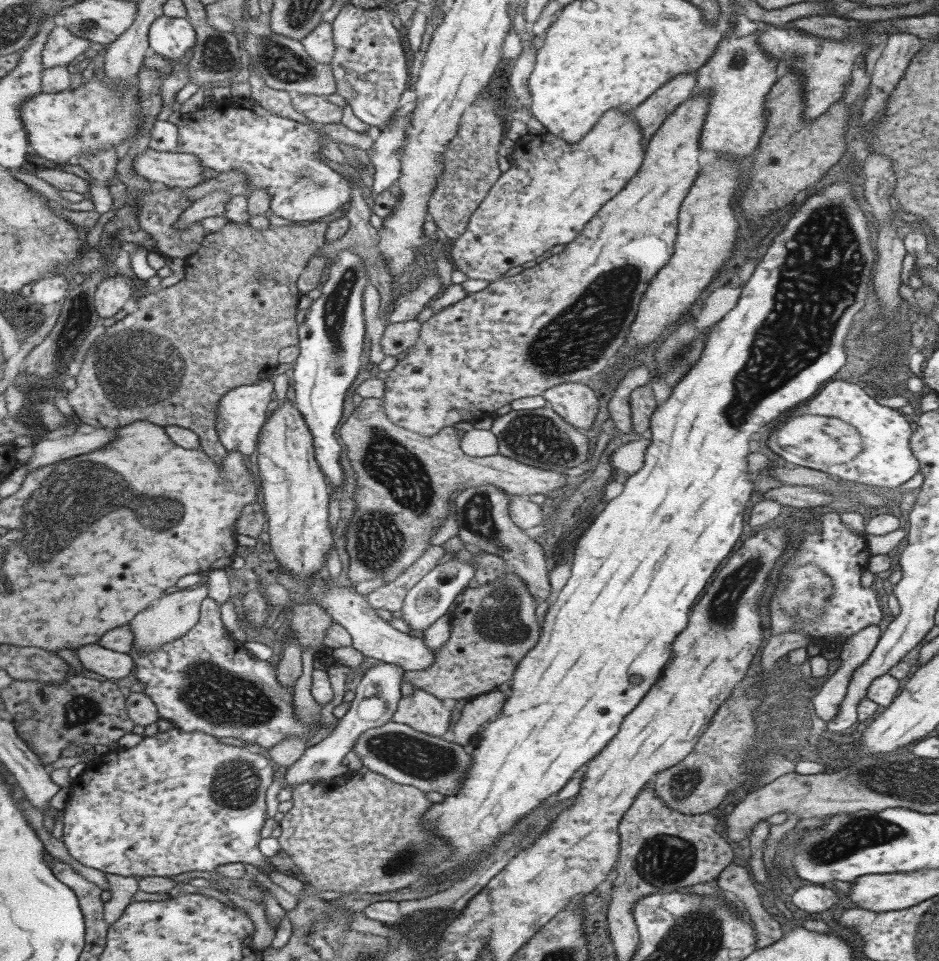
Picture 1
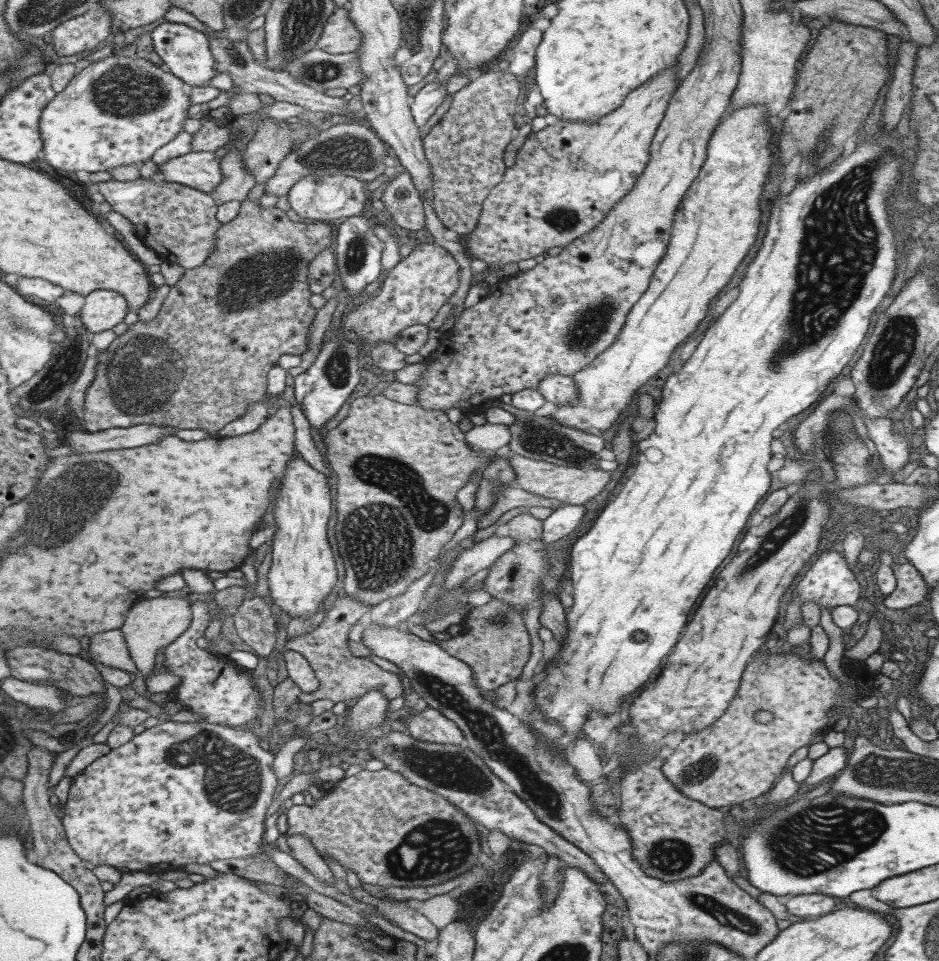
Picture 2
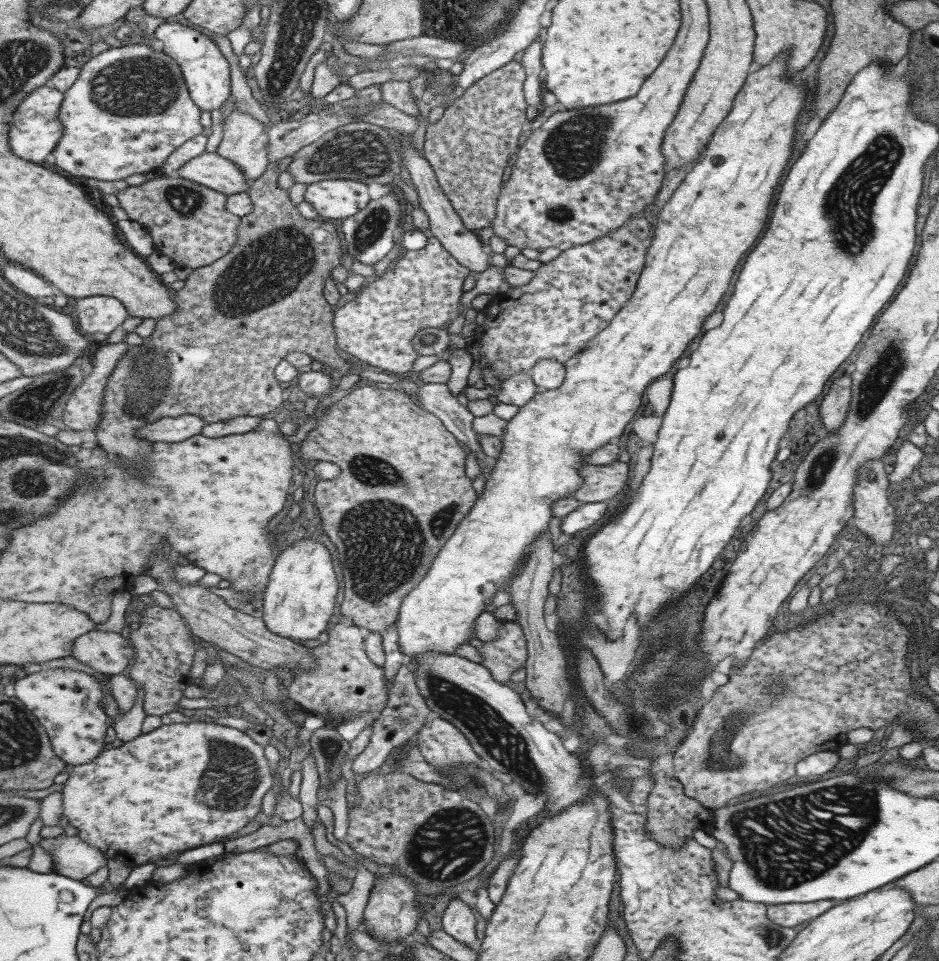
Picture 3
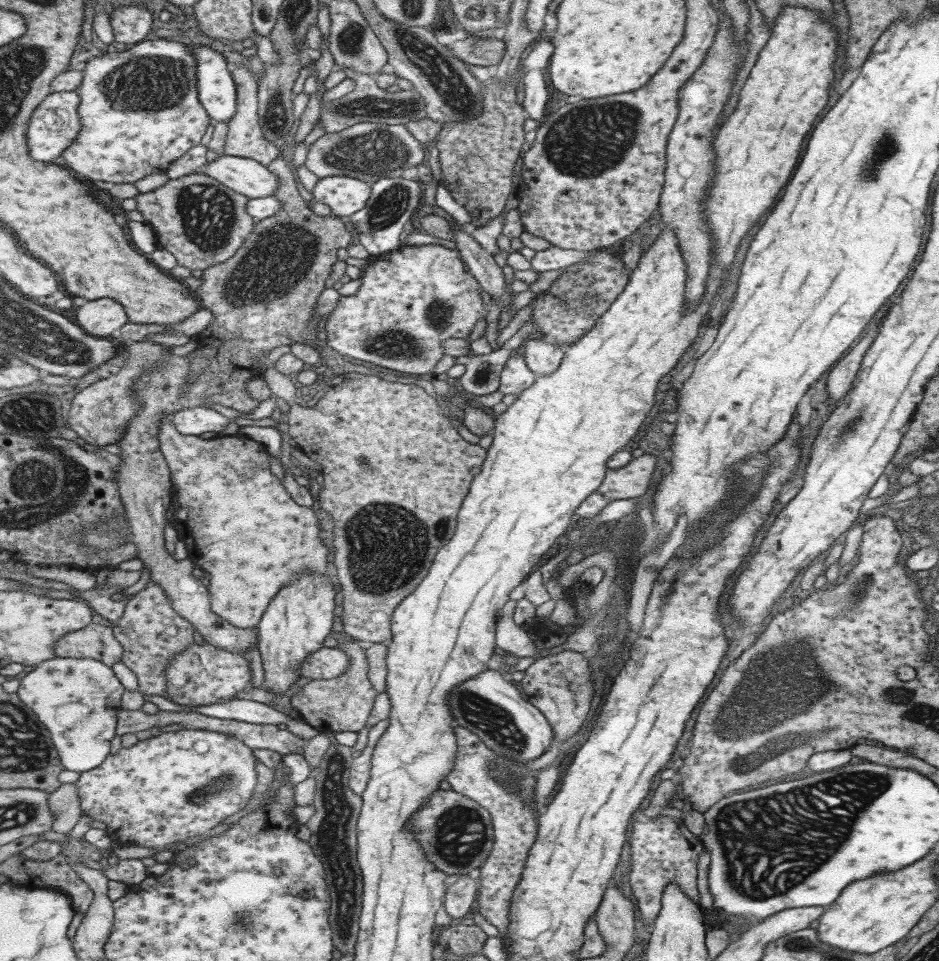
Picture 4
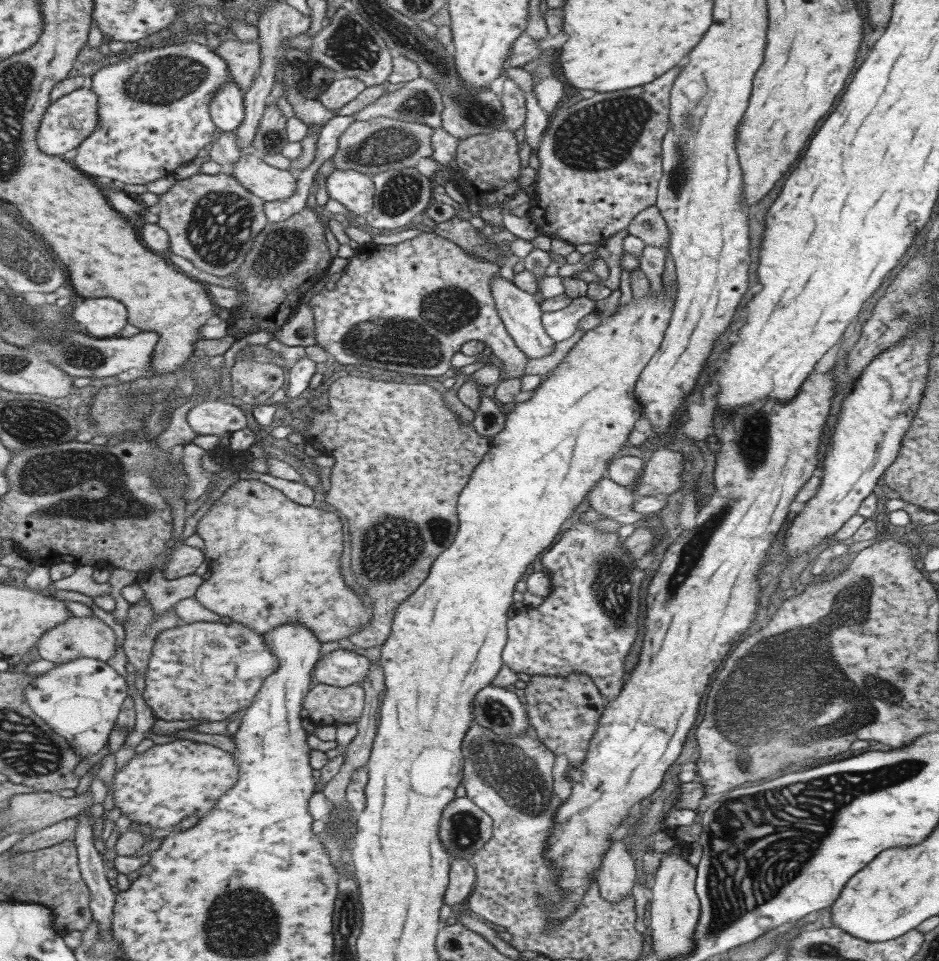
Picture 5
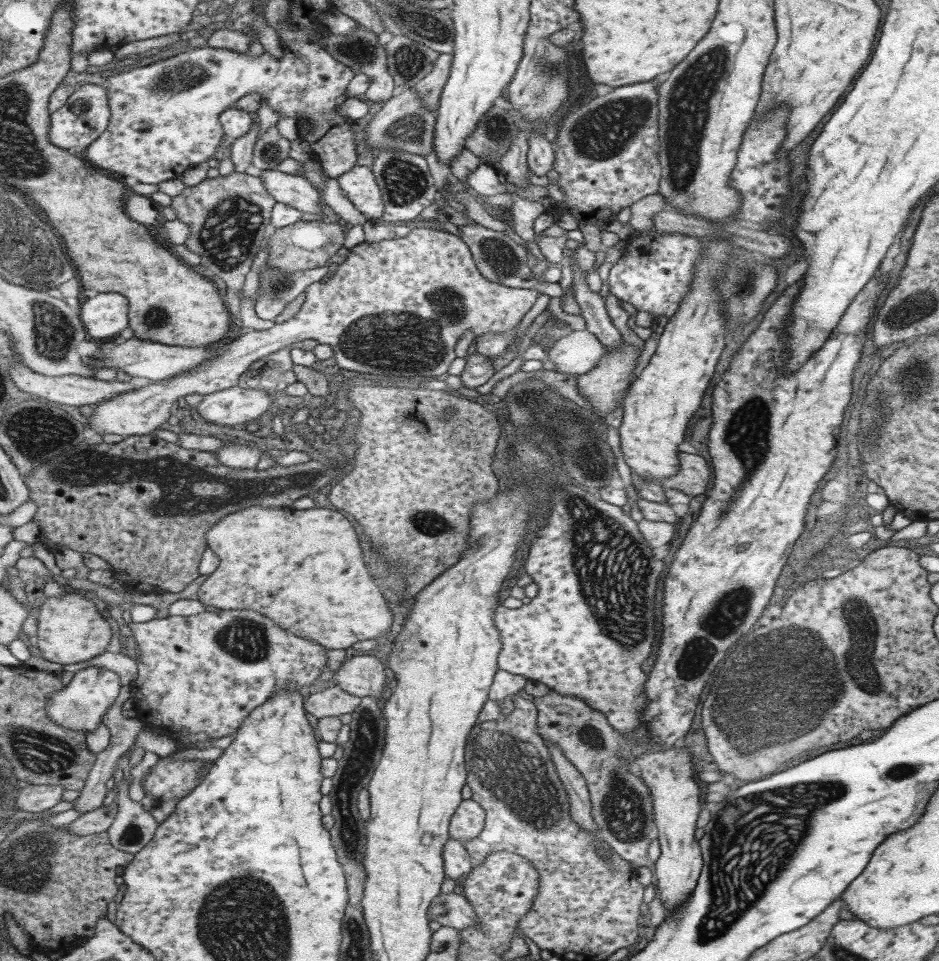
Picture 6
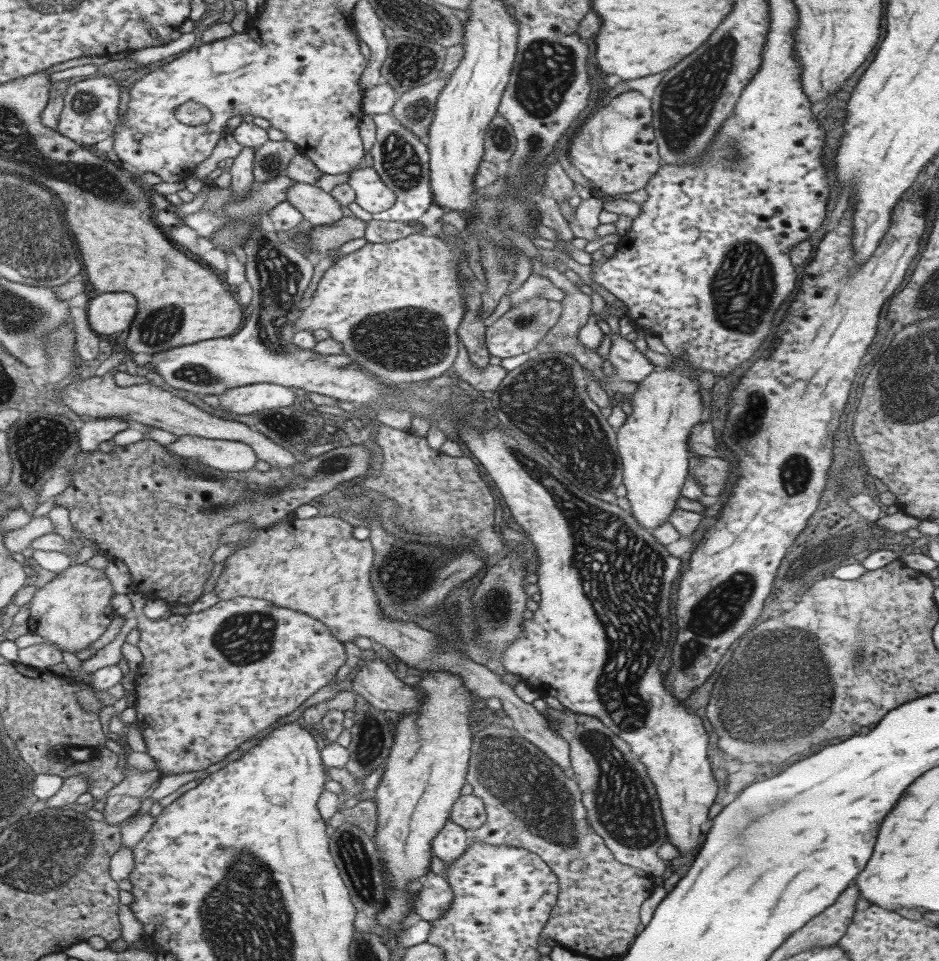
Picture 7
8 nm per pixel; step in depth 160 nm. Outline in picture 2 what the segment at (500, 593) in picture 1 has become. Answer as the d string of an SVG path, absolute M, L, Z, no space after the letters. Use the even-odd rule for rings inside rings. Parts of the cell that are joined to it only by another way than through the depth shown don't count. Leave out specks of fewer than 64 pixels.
M343 596L335 598L333 606L324 614L323 621L317 628L313 628L307 634L295 638L287 638L284 643L286 650L298 652L311 667L315 678L318 680L318 687L313 693L300 692L297 701L311 704L314 700L330 700L333 704L338 702L347 703L353 698L361 698L369 689L379 689L385 700L391 701L394 698L403 696L403 683L395 673L377 667L369 659L353 656L349 652L347 634L349 628L359 623L359 619L365 614L368 608L364 604L355 602L355 598ZM491 599L483 606L475 606L463 618L463 633L443 640L442 649L470 666L474 685L479 690L493 690L517 679L531 652L530 640L524 626L524 613L499 600Z

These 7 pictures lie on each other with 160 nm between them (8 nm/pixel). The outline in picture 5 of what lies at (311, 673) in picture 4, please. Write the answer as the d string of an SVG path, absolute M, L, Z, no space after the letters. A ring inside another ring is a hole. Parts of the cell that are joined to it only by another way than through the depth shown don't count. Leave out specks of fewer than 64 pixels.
M337 649L317 659L313 676L317 682L334 687L361 684L369 665L367 657L349 649Z

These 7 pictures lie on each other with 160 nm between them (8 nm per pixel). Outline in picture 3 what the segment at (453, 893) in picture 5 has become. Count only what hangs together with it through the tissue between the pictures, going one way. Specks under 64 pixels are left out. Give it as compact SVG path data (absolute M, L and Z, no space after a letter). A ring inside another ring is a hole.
M457 896L449 900L441 917L441 928L445 934L461 944L471 944L475 940L475 914L470 909L468 896Z

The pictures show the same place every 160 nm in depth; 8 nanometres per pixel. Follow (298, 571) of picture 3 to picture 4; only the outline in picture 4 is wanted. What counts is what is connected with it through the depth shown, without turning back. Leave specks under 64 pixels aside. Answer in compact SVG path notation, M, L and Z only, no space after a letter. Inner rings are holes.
M303 574L291 582L287 582L279 594L275 594L275 598L269 602L269 606L260 616L257 630L258 652L262 660L262 668L264 670L263 686L269 688L267 693L271 693L276 697L282 697L281 693L293 686L296 678L301 677L298 674L298 664L309 654L313 653L322 646L323 641L333 626L333 608L335 606L335 592L328 578L321 578L315 574Z

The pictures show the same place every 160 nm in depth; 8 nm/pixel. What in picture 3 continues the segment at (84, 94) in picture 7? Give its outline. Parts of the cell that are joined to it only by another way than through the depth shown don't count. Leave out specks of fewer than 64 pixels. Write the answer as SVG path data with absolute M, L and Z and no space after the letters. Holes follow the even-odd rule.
M48 84L35 89L14 114L13 124L9 130L10 148L15 155L33 163L45 160L45 156L55 150L63 134L63 122L60 118L64 94L54 90Z

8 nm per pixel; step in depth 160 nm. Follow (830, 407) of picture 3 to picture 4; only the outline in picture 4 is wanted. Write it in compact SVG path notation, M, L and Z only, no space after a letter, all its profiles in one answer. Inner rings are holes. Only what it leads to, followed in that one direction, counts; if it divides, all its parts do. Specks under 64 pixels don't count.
M879 322L873 324L873 328L869 330L857 343L857 345L851 348L850 352L847 352L841 360L831 368L829 374L827 374L826 379L826 391L828 397L831 400L839 400L844 398L847 391L851 389L852 382L854 381L855 375L859 370L861 360L865 352L867 352L867 347L876 335Z

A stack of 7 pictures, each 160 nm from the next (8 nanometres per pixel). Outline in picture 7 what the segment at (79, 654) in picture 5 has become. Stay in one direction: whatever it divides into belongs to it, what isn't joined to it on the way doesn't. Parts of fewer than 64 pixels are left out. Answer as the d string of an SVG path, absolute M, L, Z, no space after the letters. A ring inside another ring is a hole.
M70 563L69 567L61 573L57 573L55 578L41 589L36 590L28 602L29 605L29 631L41 637L47 643L58 645L60 650L75 653L79 650L87 649L97 640L110 624L115 612L111 609L111 584L105 576L105 572L89 568L85 563Z

